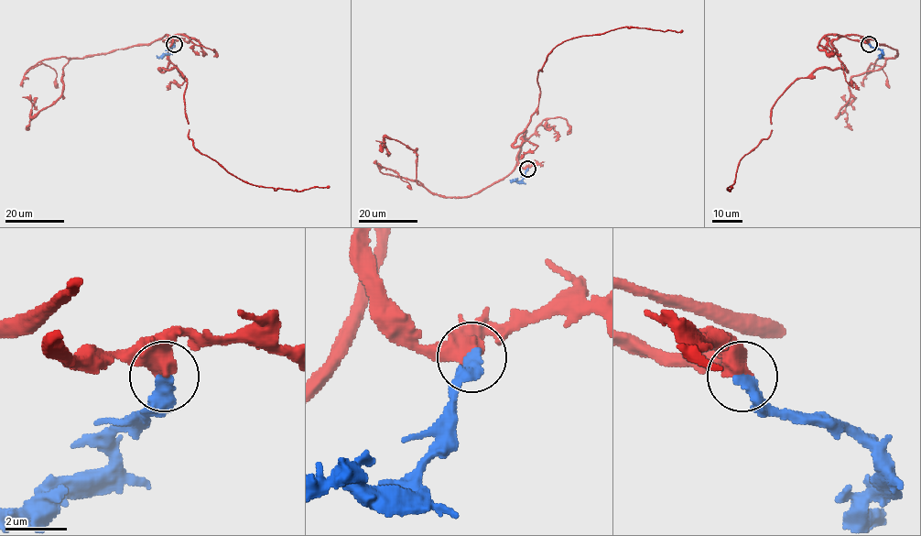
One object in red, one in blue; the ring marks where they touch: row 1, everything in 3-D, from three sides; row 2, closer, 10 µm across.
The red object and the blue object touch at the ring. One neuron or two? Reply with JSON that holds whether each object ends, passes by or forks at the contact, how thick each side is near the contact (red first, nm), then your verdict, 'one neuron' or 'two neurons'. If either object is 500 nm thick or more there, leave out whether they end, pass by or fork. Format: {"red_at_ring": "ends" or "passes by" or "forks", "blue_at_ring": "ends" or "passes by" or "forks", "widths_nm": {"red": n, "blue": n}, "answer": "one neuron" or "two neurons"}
{"widths_nm": {"red": 650, "blue": 400}, "answer": "one neuron"}

